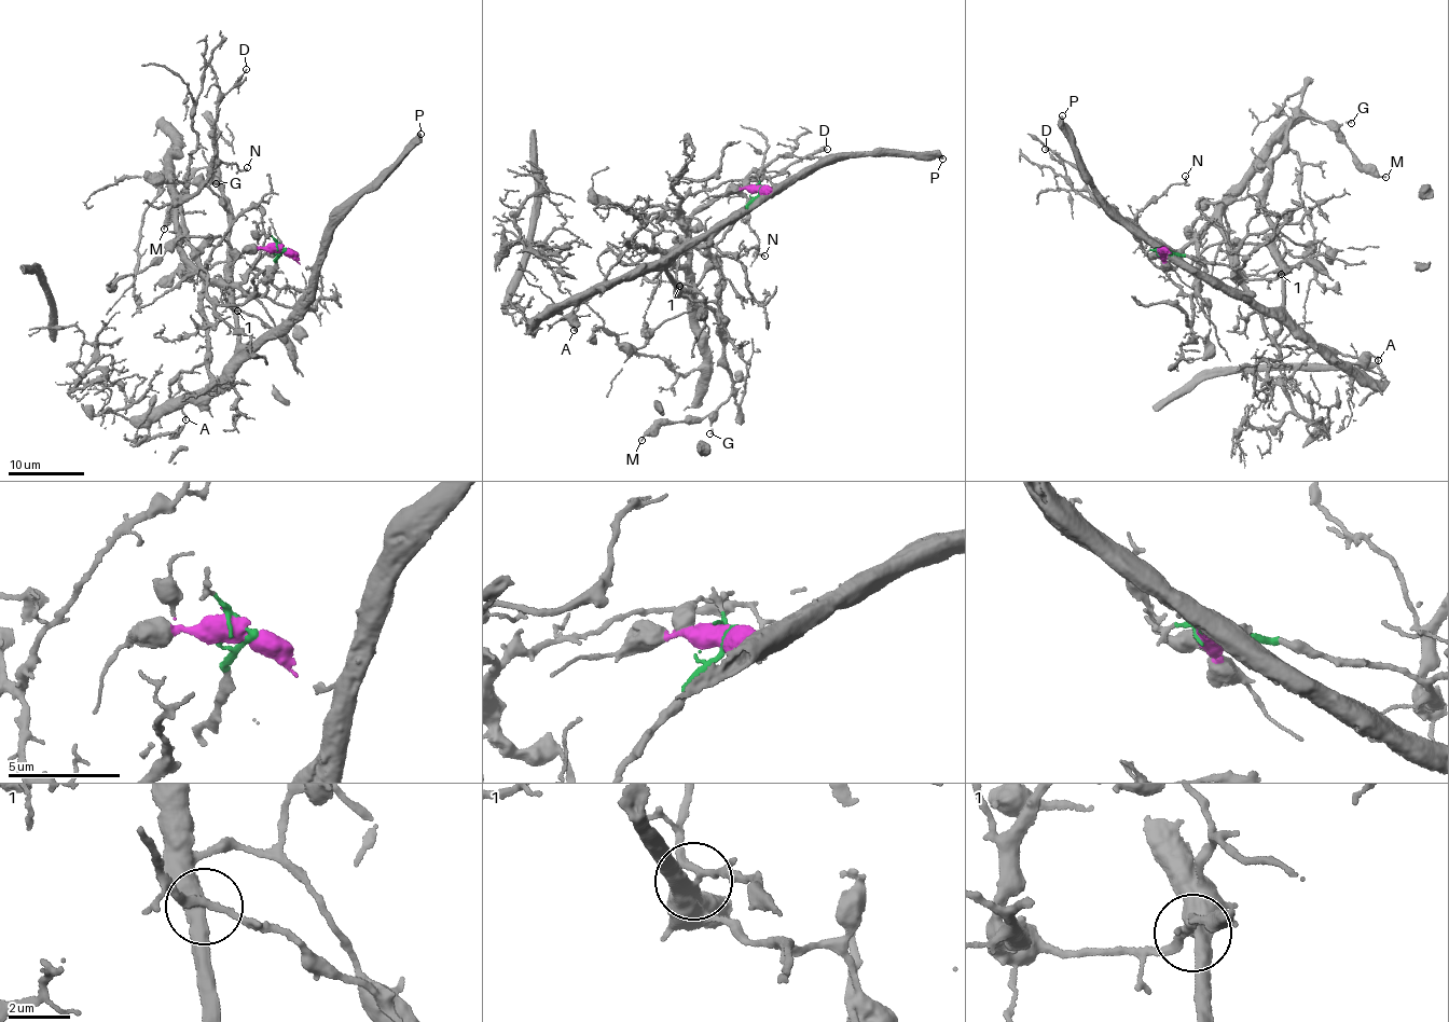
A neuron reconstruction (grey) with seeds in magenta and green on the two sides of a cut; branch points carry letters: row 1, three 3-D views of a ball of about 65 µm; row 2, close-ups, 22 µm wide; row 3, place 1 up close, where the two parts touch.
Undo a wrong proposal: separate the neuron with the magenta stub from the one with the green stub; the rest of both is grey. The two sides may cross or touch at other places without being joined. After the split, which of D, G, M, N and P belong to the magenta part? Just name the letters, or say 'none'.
G, M, P

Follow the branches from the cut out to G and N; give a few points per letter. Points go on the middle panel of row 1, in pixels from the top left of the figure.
G: (760, 188), (777, 192), (685, 244), (666, 270), (725, 326), (731, 390), (709, 433)
N: (760, 188), (716, 244), (681, 246), (667, 258), (675, 268), (687, 262), (692, 217), (736, 193), (764, 257)

